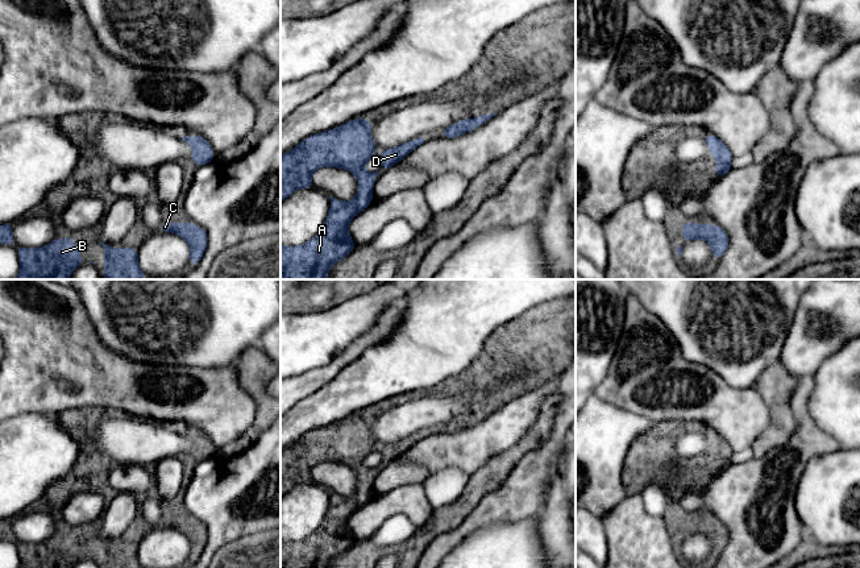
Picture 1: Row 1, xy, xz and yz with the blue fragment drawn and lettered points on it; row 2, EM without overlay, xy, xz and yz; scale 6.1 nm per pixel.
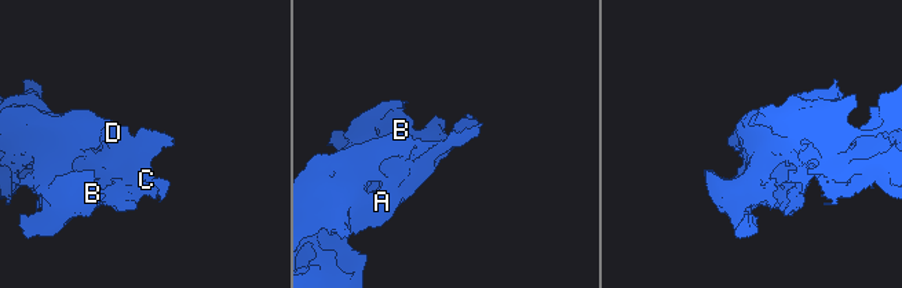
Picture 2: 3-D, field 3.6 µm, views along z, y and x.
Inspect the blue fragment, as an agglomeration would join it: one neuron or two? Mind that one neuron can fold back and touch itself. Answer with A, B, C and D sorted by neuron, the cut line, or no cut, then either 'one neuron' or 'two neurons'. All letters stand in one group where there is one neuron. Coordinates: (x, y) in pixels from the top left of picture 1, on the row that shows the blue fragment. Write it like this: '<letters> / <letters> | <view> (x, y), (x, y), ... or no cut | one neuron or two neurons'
A B C D | no cut | one neuron

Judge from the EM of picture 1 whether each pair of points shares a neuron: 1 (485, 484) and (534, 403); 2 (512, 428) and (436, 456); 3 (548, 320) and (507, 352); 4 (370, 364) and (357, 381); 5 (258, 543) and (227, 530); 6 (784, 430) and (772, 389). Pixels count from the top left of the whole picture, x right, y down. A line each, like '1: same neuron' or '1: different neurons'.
1: different neurons
2: same neuron
3: same neuron
4: same neuron
5: different neurons
6: same neuron

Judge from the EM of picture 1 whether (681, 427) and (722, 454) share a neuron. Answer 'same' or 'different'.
same

